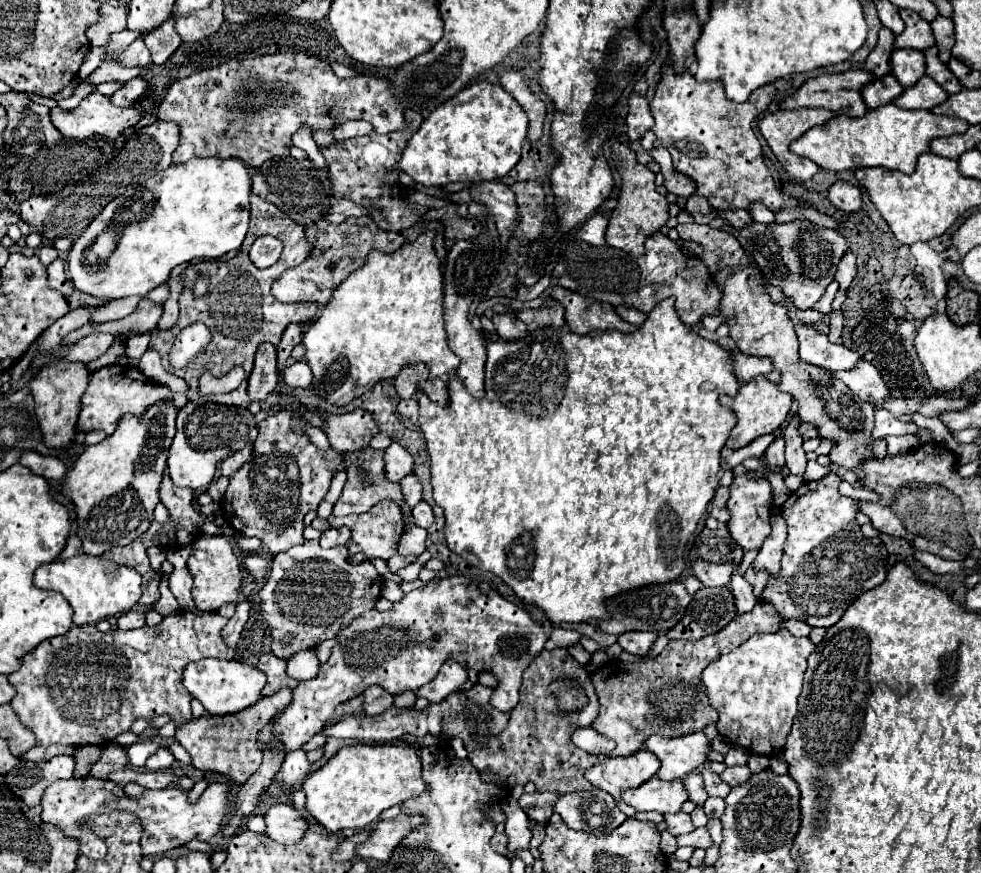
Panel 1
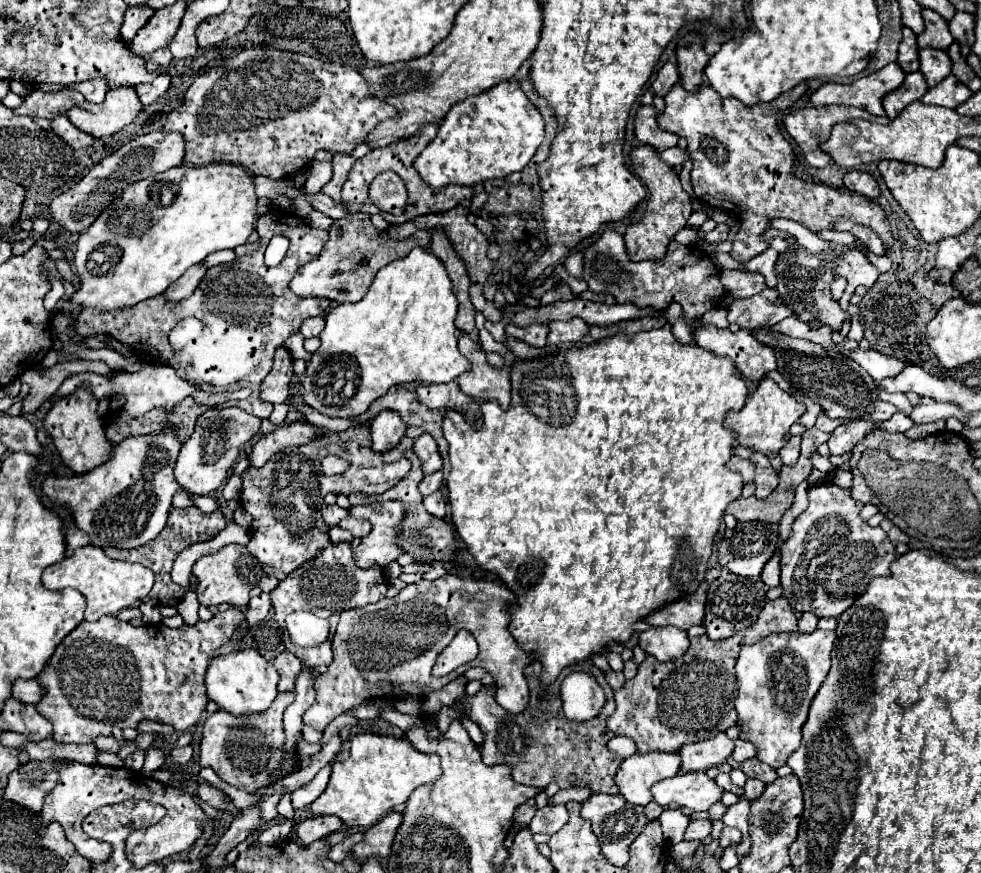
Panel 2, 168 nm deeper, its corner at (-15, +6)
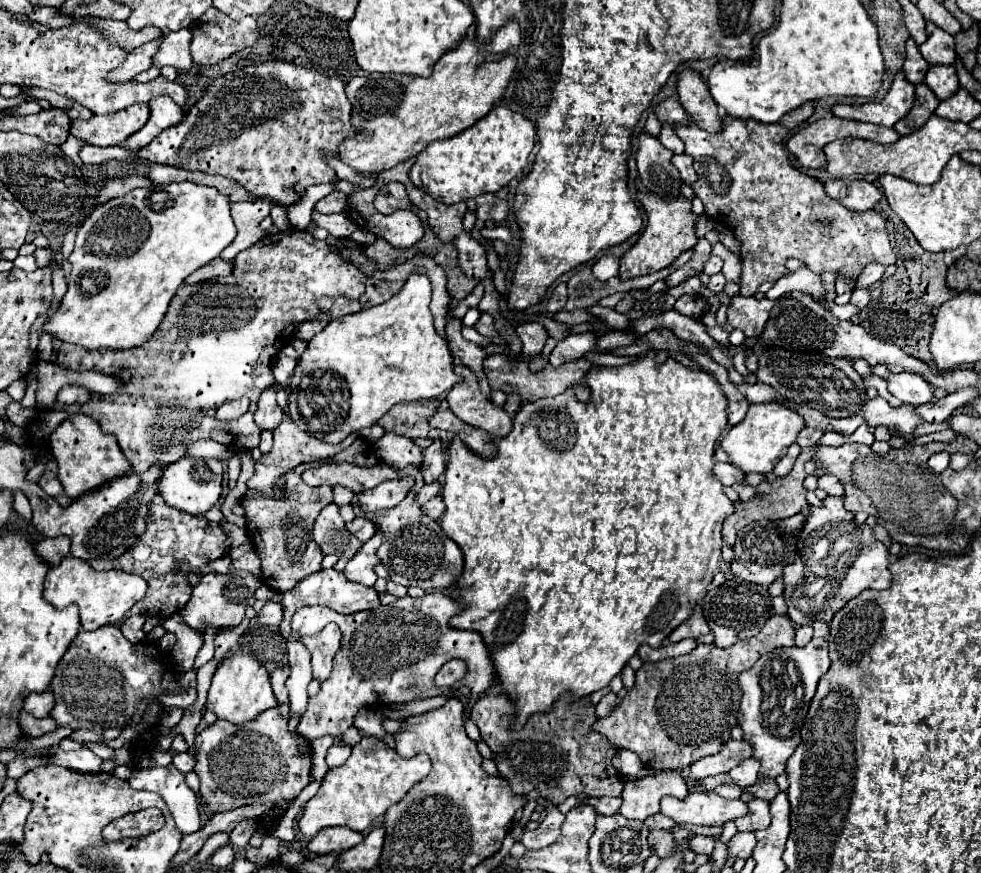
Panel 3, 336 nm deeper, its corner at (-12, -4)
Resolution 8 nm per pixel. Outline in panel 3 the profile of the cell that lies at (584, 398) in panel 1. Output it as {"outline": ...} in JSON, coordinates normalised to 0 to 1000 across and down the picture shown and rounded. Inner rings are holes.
{"outline":[[[662,401],[657,408],[645,412],[643,417],[635,417],[635,419],[607,419],[602,422],[598,428],[596,428],[596,440],[598,444],[602,447],[602,458],[600,460],[592,460],[588,458],[586,454],[586,444],[580,442],[576,447],[576,451],[570,451],[570,454],[564,454],[564,456],[549,456],[549,458],[543,458],[543,460],[535,460],[531,463],[531,467],[527,470],[525,479],[523,479],[523,490],[517,499],[513,502],[505,502],[505,509],[507,509],[507,522],[494,527],[490,525],[488,520],[482,520],[472,506],[460,506],[458,509],[458,532],[456,532],[456,538],[454,538],[454,557],[452,557],[452,575],[456,580],[454,589],[450,591],[450,605],[452,609],[468,623],[470,632],[472,632],[472,639],[474,639],[474,648],[472,648],[472,658],[470,662],[466,664],[466,671],[470,676],[470,694],[474,694],[474,699],[468,703],[468,706],[462,706],[460,708],[460,717],[464,719],[470,719],[470,722],[482,722],[482,724],[488,724],[503,751],[503,761],[507,765],[507,777],[509,777],[509,784],[511,784],[511,790],[517,793],[521,800],[527,802],[527,827],[525,827],[525,834],[531,834],[537,822],[545,816],[558,816],[562,811],[562,806],[570,800],[570,795],[574,790],[582,790],[586,795],[586,800],[592,800],[592,797],[598,797],[598,795],[604,795],[607,790],[613,790],[617,786],[621,786],[621,781],[635,767],[635,763],[641,758],[641,754],[649,747],[651,738],[662,738],[666,742],[674,740],[682,724],[688,722],[694,712],[698,712],[702,706],[704,706],[704,699],[706,694],[719,683],[721,678],[721,671],[723,667],[727,664],[727,655],[729,651],[733,648],[733,641],[735,641],[735,603],[737,603],[737,596],[747,589],[747,575],[737,566],[737,554],[733,552],[733,548],[729,548],[727,543],[727,534],[729,534],[729,527],[727,527],[727,520],[729,520],[729,509],[735,499],[735,495],[743,488],[741,483],[741,454],[737,451],[733,438],[719,424],[706,424],[706,422],[700,422],[696,419],[694,415],[690,415],[688,410],[680,410],[678,415],[670,415],[668,410],[670,401]]]}

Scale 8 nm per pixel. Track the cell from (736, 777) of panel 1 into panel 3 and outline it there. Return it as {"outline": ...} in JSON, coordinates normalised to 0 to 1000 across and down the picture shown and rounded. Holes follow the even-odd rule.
{"outline":[[[768,914],[766,919],[761,919],[761,923],[764,923],[764,930],[759,935],[755,935],[755,937],[749,939],[751,951],[768,953],[768,951],[774,951],[774,948],[782,948],[784,942],[786,942],[784,919],[782,916]]]}

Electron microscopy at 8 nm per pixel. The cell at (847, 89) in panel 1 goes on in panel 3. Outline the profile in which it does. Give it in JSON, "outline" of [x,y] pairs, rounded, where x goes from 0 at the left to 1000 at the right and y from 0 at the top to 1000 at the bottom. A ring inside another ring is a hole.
{"outline":[[[914,82],[908,101],[900,115],[884,117],[878,121],[851,119],[847,124],[847,131],[853,135],[888,140],[888,142],[896,142],[896,144],[910,144],[914,137],[918,137],[929,126],[931,115],[933,115],[931,105],[933,105],[933,99],[929,94],[925,94],[920,82]]]}

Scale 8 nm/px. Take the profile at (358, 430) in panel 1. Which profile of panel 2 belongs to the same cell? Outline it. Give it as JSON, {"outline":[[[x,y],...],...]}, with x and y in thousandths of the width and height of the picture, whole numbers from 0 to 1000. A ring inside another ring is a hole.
{"outline":[[[387,472],[379,481],[379,515],[396,518],[400,515],[414,497],[414,486],[404,472]]]}

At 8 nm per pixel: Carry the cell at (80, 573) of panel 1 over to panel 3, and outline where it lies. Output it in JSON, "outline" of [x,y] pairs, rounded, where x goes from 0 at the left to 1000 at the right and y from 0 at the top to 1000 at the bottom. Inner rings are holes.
{"outline":[[[68,637],[62,641],[60,648],[48,655],[44,685],[60,699],[64,699],[70,692],[78,692],[83,717],[87,722],[99,722],[107,715],[119,715],[138,690],[148,685],[148,676],[150,676],[150,667],[144,660],[136,660],[131,655],[119,655],[119,653],[99,655],[87,641]]]}

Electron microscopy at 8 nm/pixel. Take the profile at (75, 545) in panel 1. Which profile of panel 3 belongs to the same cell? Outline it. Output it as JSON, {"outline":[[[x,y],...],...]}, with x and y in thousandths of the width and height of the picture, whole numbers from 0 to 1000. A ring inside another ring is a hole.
{"outline":[[[66,614],[60,616],[46,616],[42,621],[38,621],[38,632],[42,639],[46,639],[52,648],[58,648],[66,637],[70,637],[72,630],[72,621]]]}

